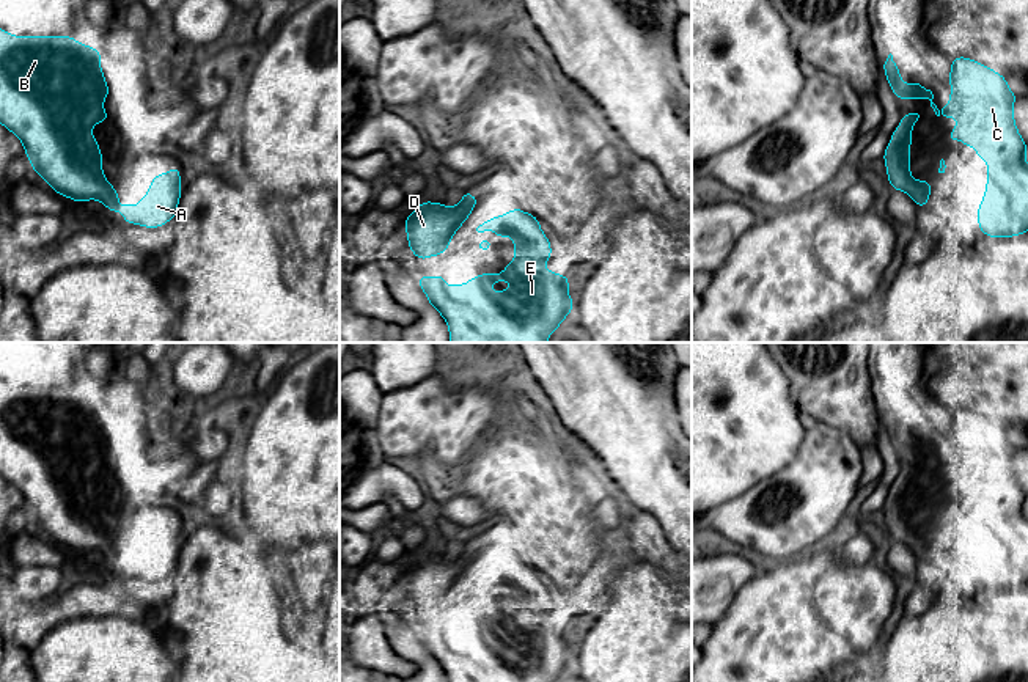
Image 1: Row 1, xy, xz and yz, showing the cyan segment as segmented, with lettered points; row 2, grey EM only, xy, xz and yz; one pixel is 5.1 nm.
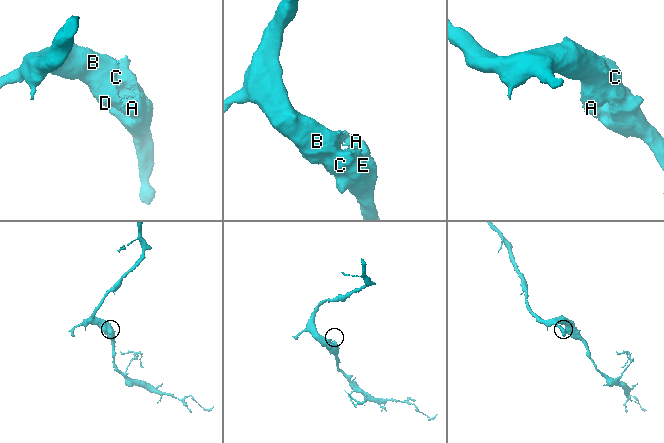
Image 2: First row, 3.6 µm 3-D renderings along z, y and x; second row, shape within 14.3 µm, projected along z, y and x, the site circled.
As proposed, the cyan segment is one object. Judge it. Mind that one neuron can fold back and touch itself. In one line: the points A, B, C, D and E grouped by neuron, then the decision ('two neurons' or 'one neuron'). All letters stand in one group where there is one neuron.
A B C D E; one neuron

